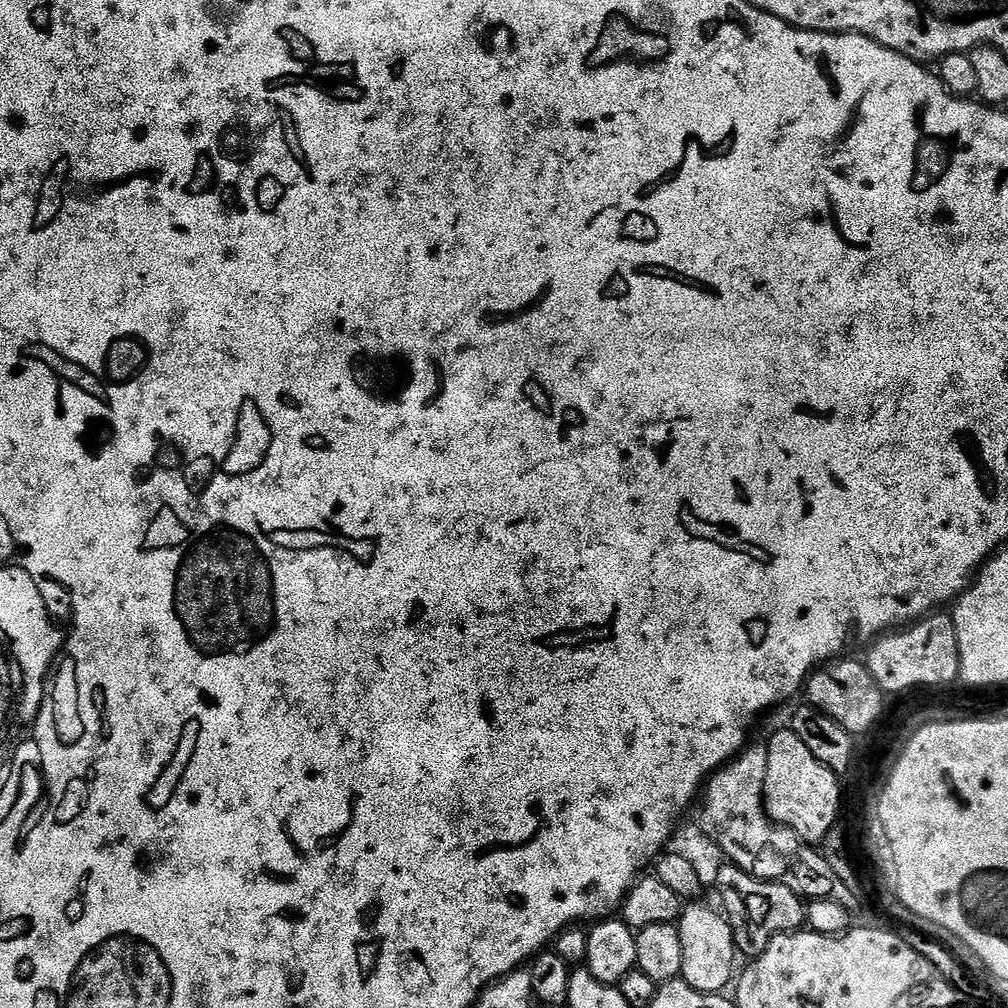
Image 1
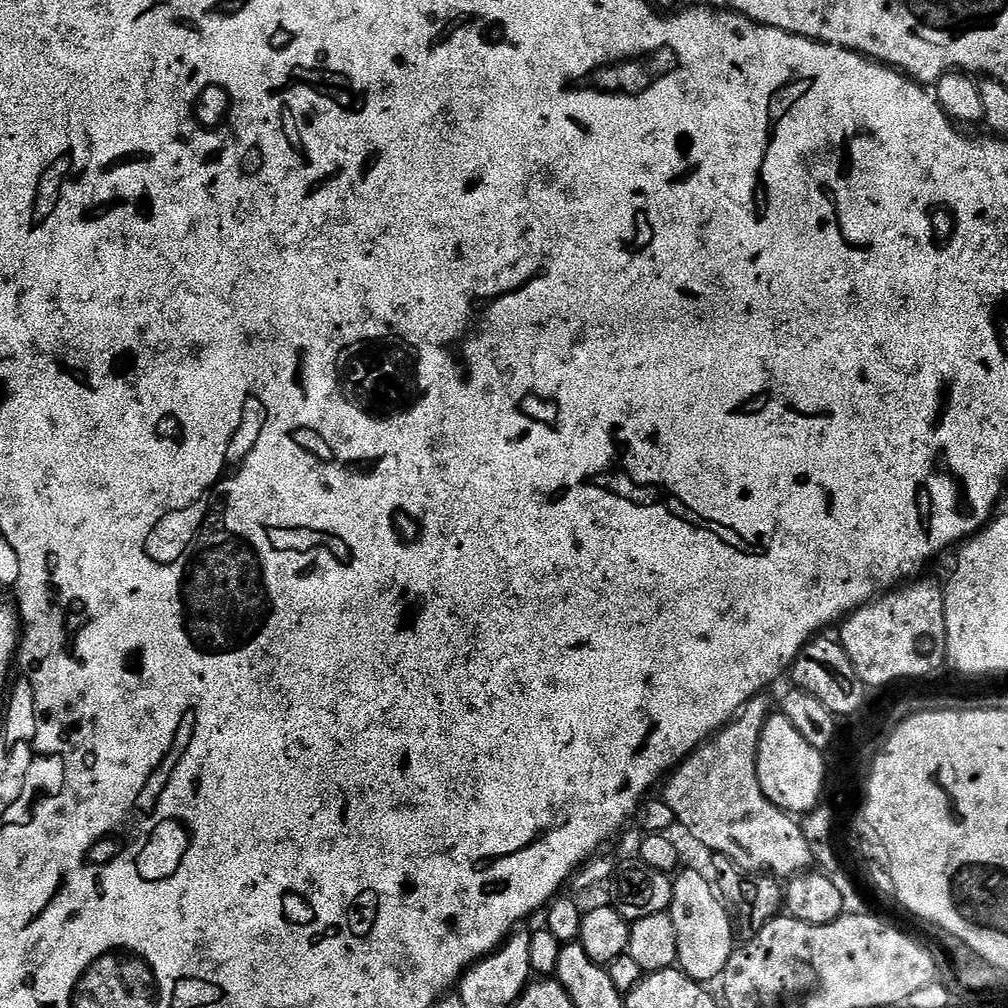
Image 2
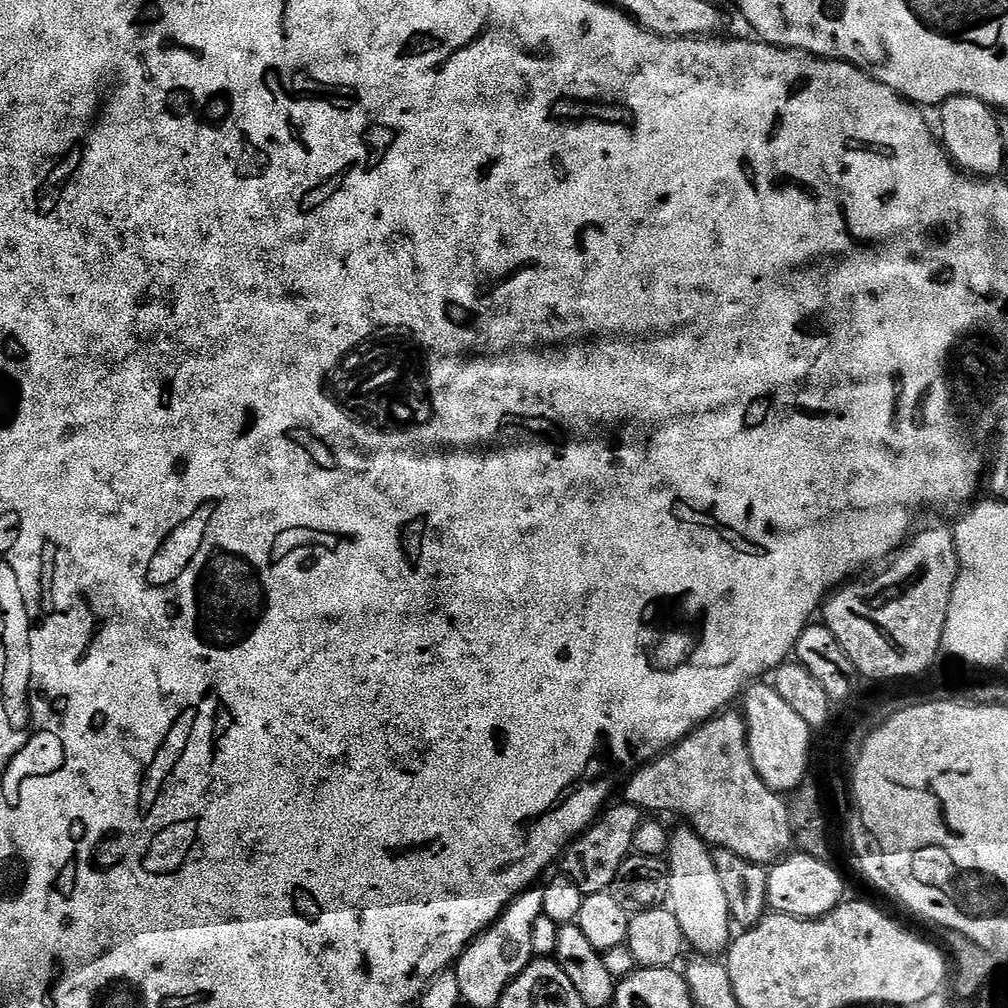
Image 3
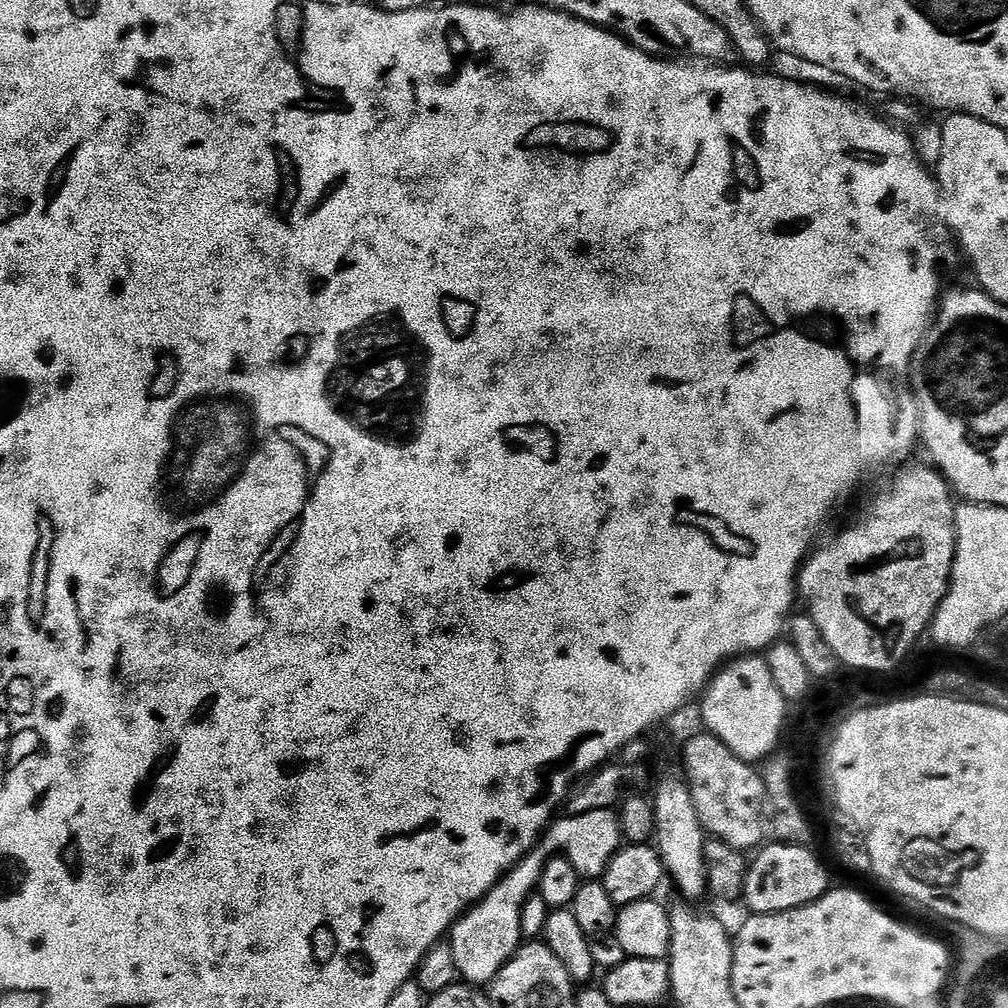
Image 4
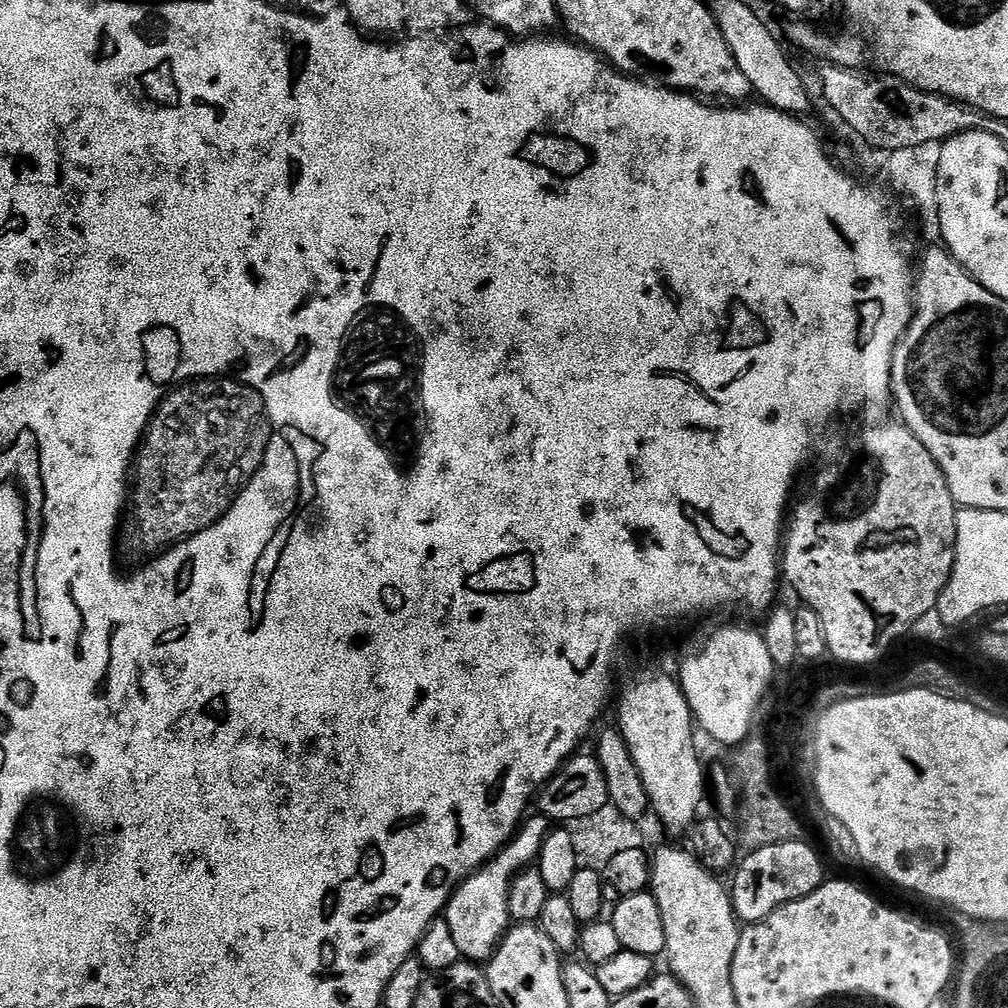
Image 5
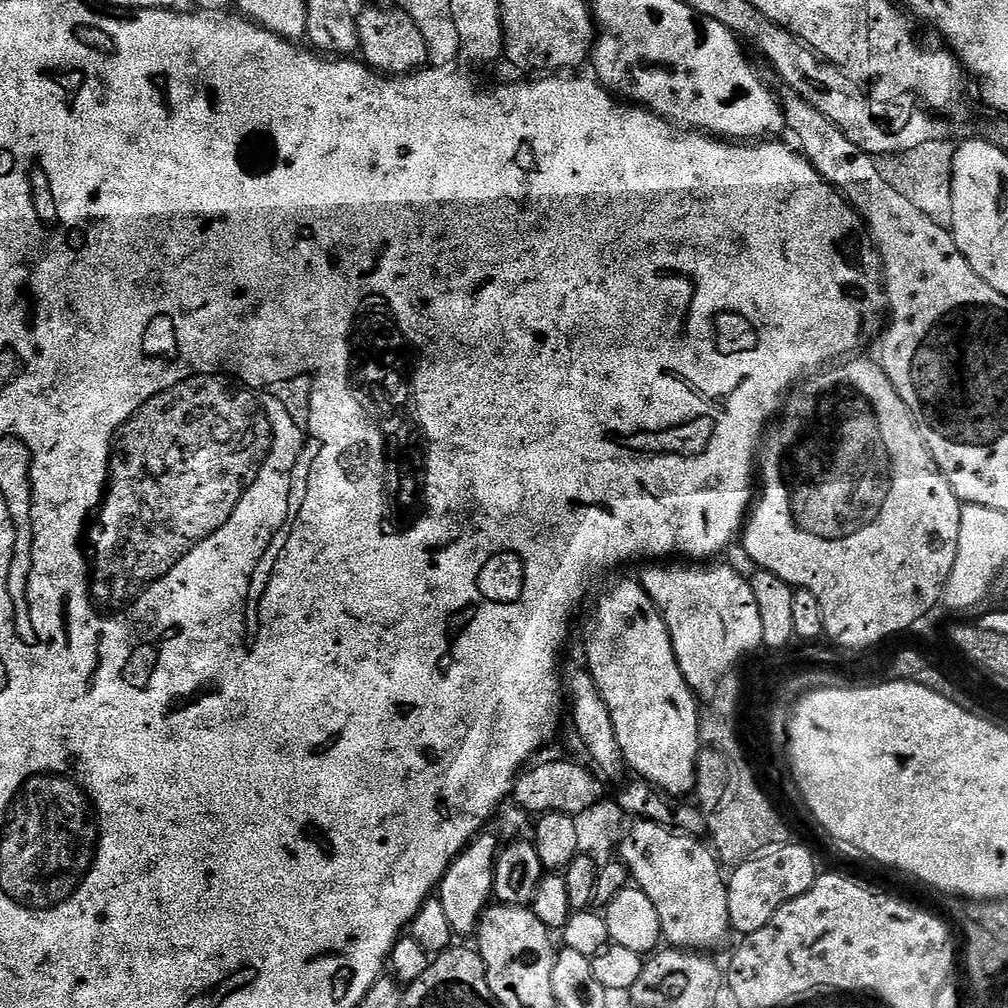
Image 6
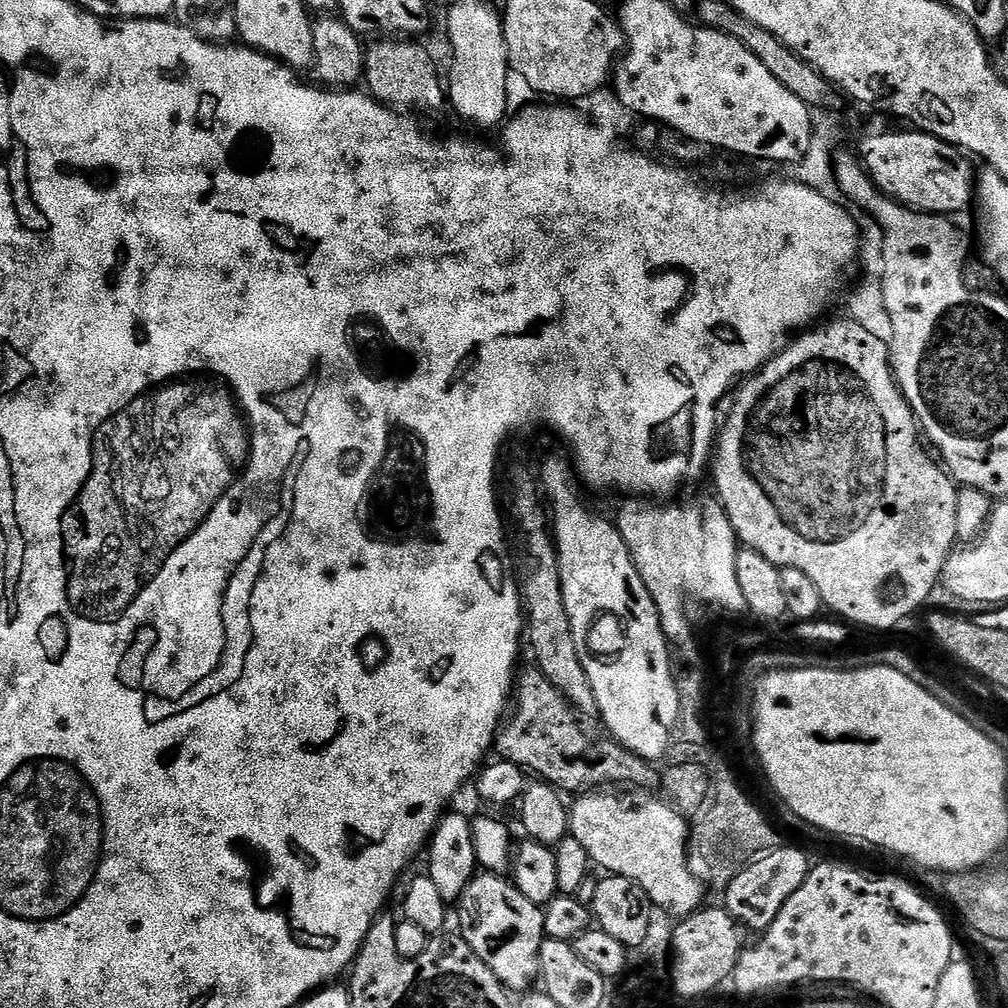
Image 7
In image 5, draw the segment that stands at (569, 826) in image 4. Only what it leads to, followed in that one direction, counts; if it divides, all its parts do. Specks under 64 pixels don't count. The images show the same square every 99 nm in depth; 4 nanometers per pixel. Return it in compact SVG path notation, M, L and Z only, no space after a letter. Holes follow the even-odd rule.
M543 814L529 815L517 827L515 836L472 876L467 876L452 892L448 907L442 919L450 926L454 942L461 957L468 962L487 962L491 960L500 941L508 933L510 917L508 899L512 880L521 870L535 865L540 859L540 851L550 831L550 821Z

